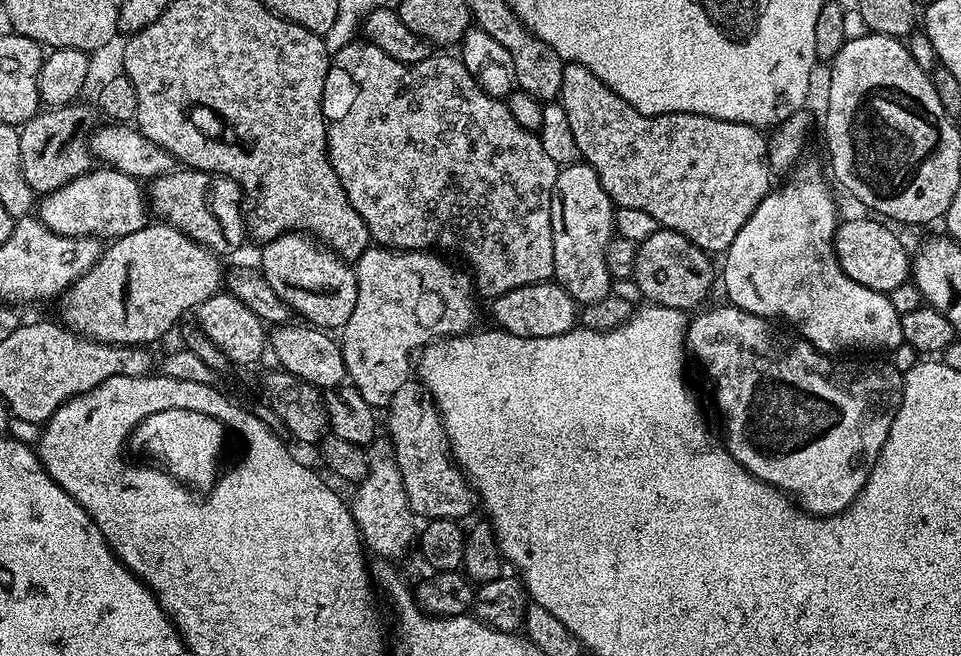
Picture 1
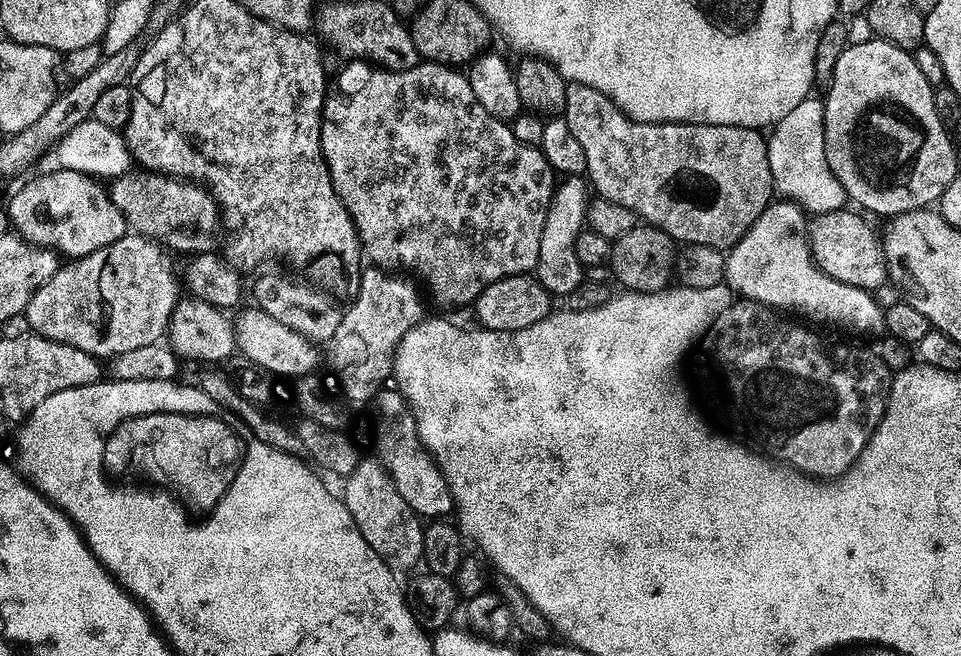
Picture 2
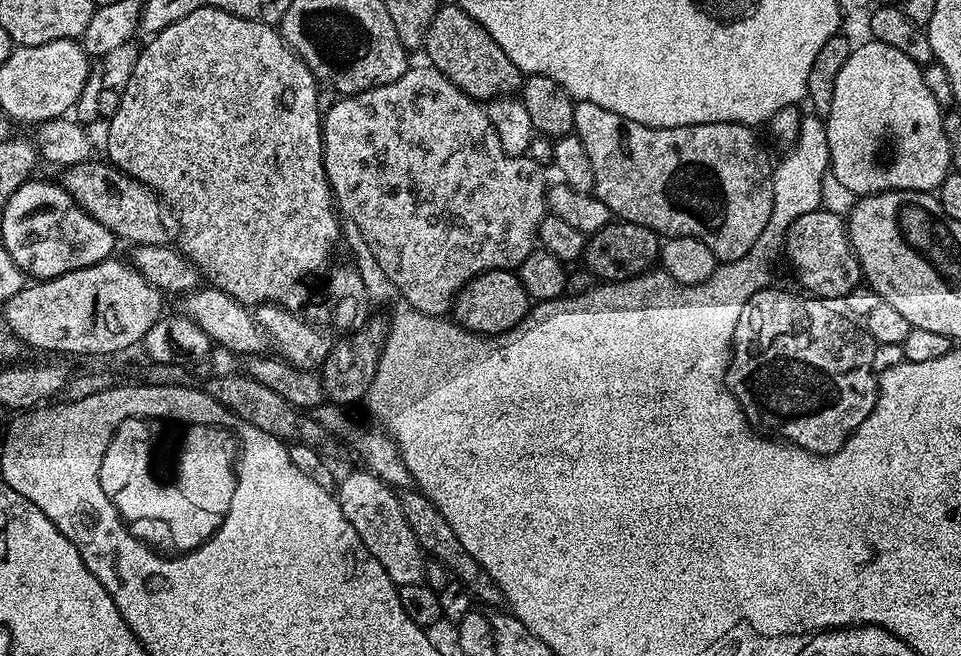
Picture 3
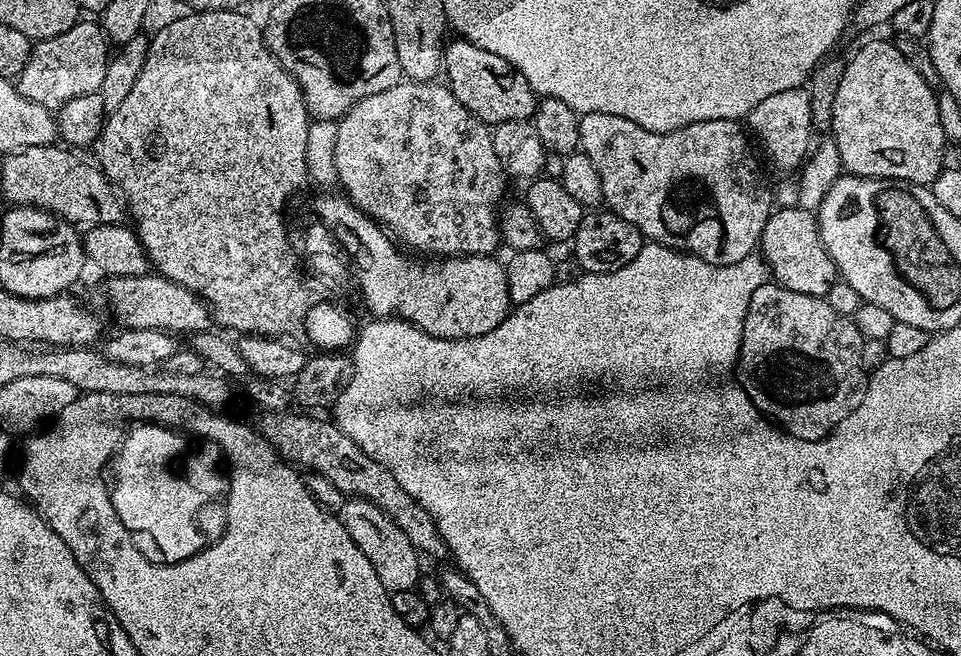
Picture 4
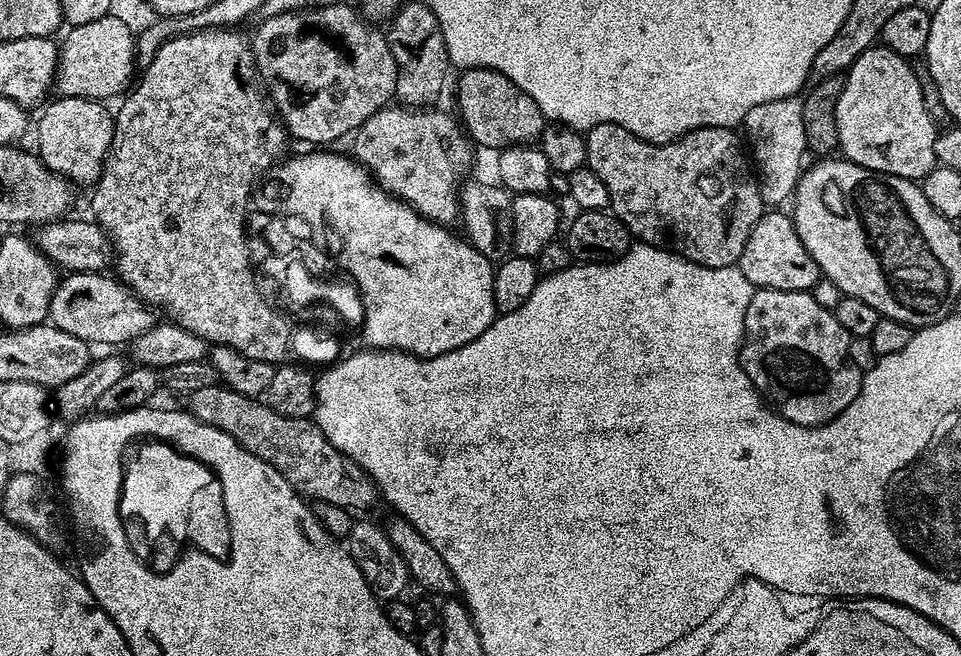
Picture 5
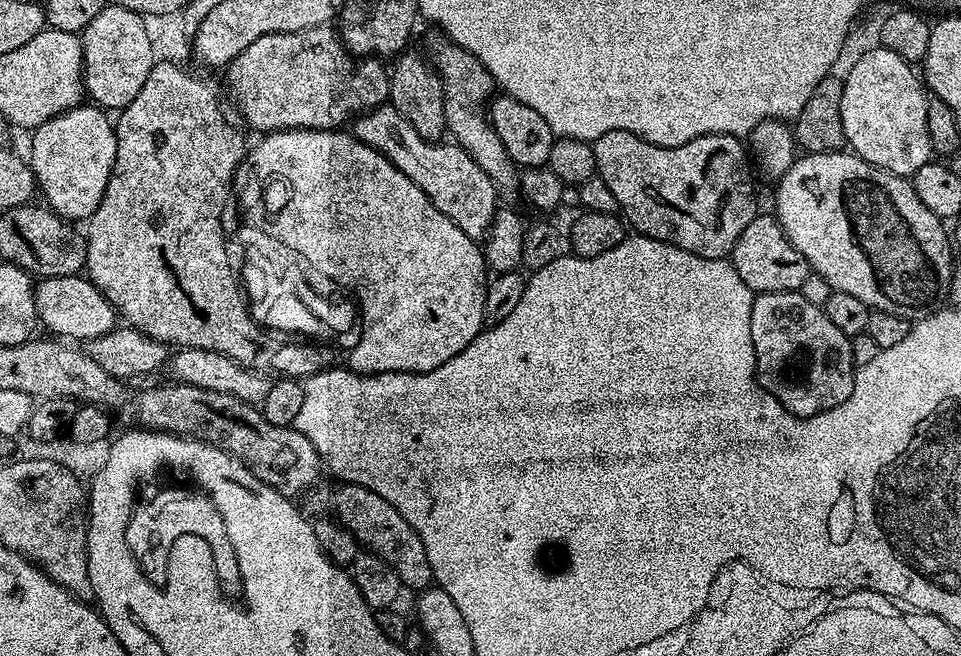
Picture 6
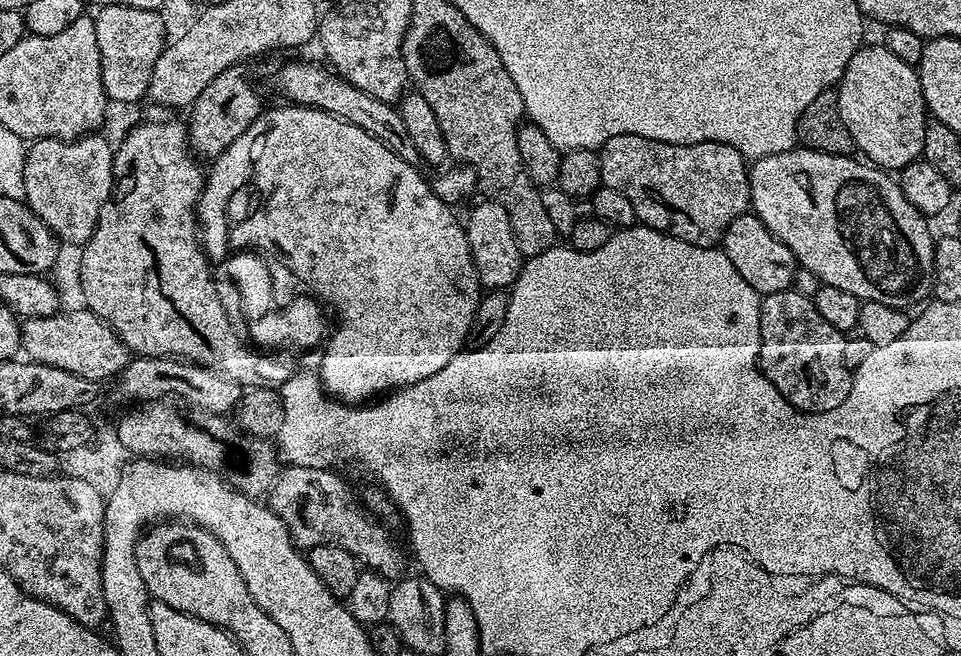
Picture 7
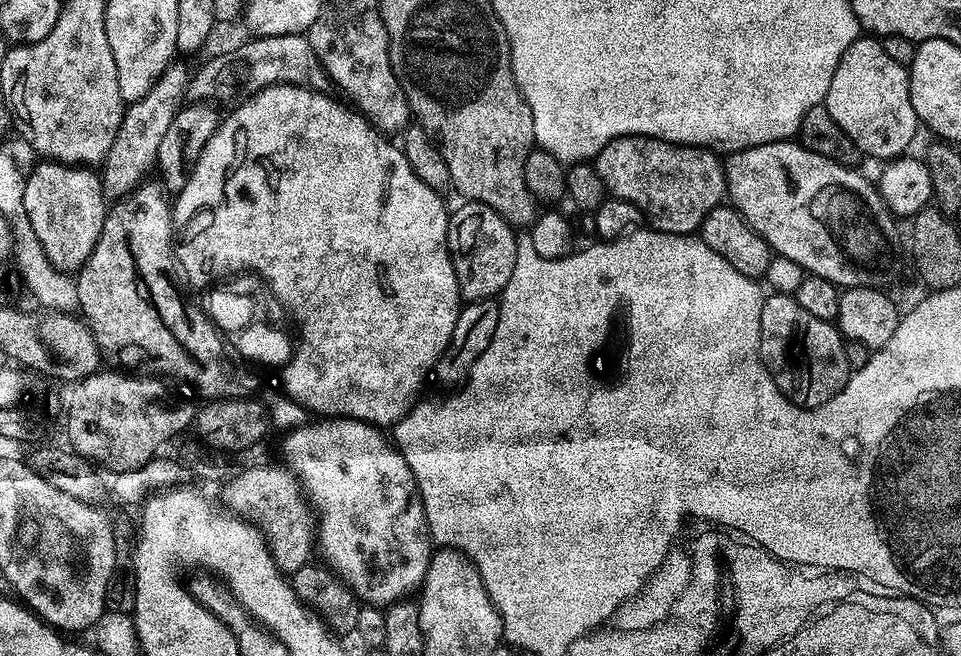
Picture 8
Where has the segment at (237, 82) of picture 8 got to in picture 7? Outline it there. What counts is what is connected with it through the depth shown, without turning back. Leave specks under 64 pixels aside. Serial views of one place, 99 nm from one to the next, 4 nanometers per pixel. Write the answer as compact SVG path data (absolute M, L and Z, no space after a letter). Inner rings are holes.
M292 60L289 64L282 65L276 72L276 88L284 95L283 99L294 104L305 104L307 108L317 108L323 112L334 114L338 118L366 130L366 134L378 138L378 142L382 142L387 148L394 150L394 154L398 154L398 158L419 165L421 163L420 155L418 150L414 150L414 142L410 142L410 134L406 134L406 126L402 122L399 111L393 105L382 102L378 98L370 98L370 94L366 94L366 90L358 90L358 86L341 80L323 63L320 64L303 64L300 60Z

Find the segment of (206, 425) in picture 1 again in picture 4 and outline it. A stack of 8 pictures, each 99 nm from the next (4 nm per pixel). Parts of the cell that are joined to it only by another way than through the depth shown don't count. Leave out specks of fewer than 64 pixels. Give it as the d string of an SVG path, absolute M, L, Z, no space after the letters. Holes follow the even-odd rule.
M140 422L123 433L114 456L116 485L113 483L110 488L114 510L129 532L141 532L152 539L153 546L160 551L159 559L165 564L188 560L216 543L228 527L227 503L215 500L216 492L208 485L211 480L225 479L222 453L215 444L207 442L191 448L188 440L179 431ZM188 480L201 480L204 484L195 488Z

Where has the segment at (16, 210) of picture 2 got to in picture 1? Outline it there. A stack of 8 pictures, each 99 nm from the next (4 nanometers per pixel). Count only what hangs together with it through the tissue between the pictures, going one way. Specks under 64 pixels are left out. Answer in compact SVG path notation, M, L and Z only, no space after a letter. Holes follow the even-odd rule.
M107 166L93 167L58 190L47 193L41 200L44 201L41 204L39 201L38 219L54 230L54 234L63 236L95 236L111 242L120 236L134 234L134 230L142 230L150 220L141 181Z

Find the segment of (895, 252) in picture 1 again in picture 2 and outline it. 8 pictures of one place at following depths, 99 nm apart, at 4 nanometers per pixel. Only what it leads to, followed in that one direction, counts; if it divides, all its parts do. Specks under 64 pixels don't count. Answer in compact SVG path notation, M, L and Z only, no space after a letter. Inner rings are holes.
M847 207L817 215L807 225L806 235L812 248L812 260L830 278L844 282L846 286L873 289L886 282L886 269L881 239L863 220L859 211L848 212Z

